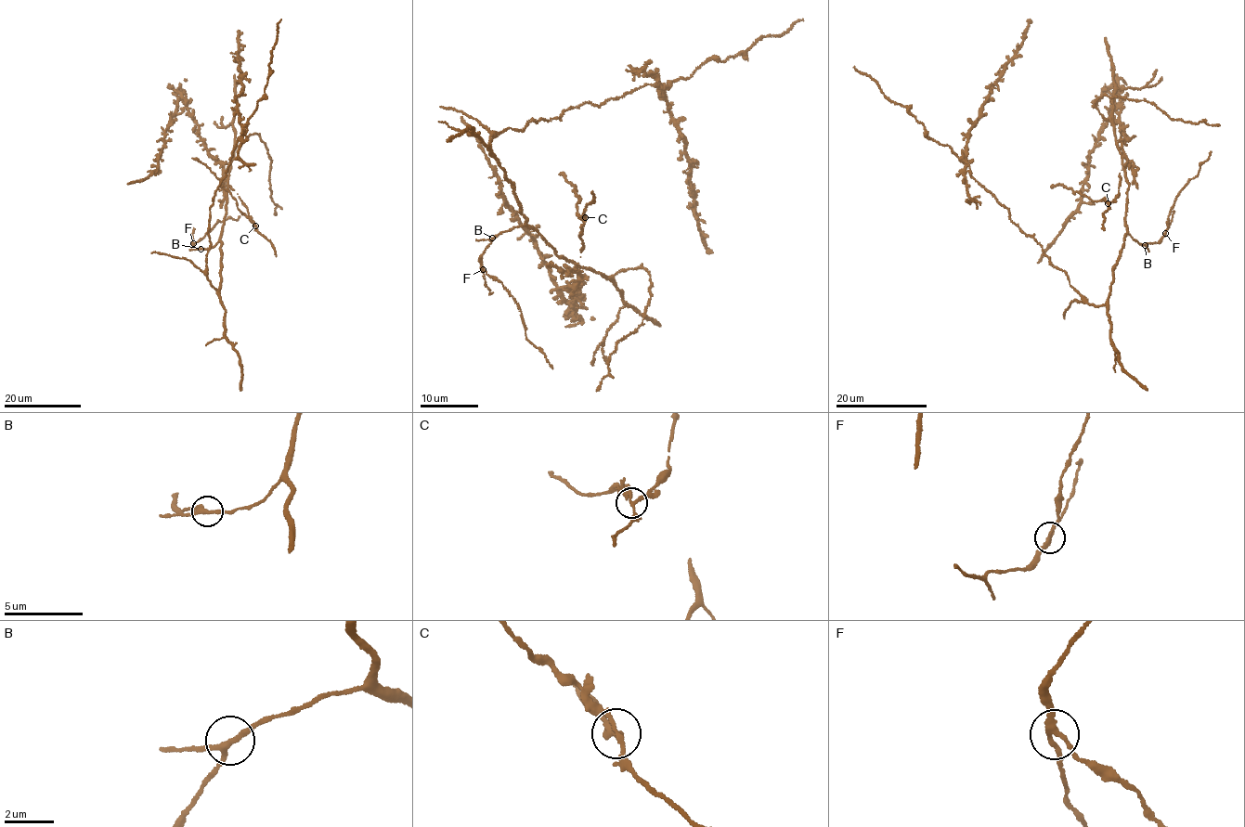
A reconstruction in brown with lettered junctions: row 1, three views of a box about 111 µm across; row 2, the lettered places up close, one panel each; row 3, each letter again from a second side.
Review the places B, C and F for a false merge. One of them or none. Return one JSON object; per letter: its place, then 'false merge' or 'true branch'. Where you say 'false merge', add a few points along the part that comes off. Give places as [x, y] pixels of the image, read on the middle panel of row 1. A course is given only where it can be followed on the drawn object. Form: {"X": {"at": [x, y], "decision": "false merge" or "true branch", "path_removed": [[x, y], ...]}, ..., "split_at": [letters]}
{"B": {"at": [492, 238], "decision": "true branch"}, "C": {"at": [585, 217], "decision": "false merge", "path_removed": [[585, 216], [577, 214], [576, 203], [581, 200], [575, 194], [575, 187], [559, 174]]}, "F": {"at": [483, 269], "decision": "true branch"}, "split_at": ["C"]}

